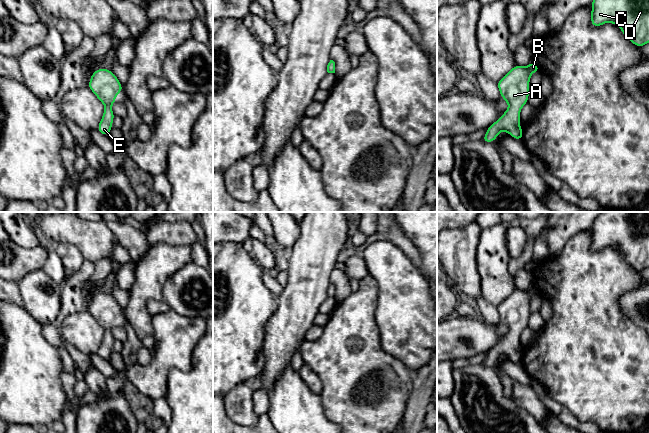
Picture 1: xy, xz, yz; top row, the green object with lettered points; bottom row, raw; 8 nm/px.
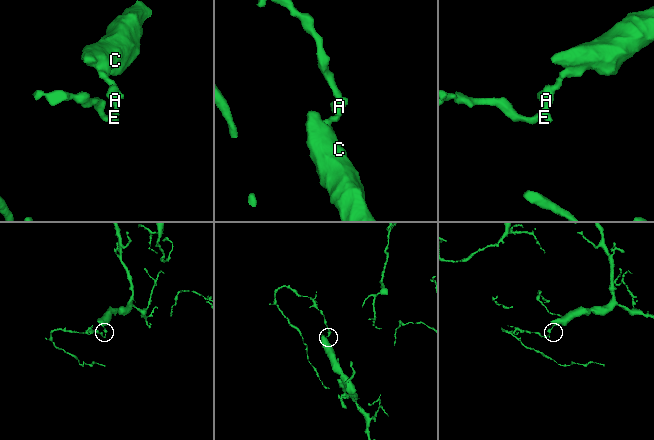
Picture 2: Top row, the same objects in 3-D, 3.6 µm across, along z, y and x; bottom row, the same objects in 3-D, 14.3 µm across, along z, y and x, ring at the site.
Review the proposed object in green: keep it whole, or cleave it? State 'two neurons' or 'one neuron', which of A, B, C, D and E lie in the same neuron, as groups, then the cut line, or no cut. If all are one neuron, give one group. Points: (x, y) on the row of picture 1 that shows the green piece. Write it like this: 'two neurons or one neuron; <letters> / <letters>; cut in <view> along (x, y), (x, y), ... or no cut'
one neuron; A B C D E; no cut

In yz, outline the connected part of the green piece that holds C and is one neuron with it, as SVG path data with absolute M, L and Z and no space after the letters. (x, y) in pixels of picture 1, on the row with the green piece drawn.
M592 0L591 25L612 22L638 48L649 43L649 0Z

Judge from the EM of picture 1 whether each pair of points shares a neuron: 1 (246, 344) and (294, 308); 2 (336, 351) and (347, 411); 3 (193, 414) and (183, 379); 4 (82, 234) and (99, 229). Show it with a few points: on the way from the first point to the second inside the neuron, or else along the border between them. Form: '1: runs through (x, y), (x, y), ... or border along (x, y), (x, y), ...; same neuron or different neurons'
1: border along (276, 309), (266, 326), (266, 338), (262, 353); different neurons
2: runs through (347, 366), (347, 396); same neuron
3: runs through (193, 405), (193, 397), (184, 388); same neuron
4: runs through (86, 234), (95, 233); same neuron

